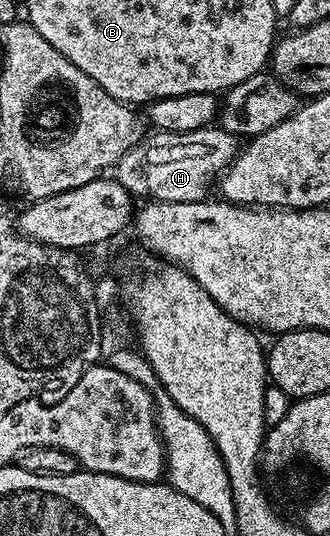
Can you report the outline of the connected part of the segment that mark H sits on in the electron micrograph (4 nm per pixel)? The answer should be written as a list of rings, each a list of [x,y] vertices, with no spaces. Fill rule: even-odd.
[[[210,125],[199,130],[180,131],[179,134],[155,131],[143,136],[121,157],[113,169],[113,175],[132,196],[139,199],[143,197],[142,199],[158,203],[199,203],[208,196],[207,189],[213,177],[215,179],[232,163],[237,152],[235,143],[237,143],[237,137],[217,125]]]

